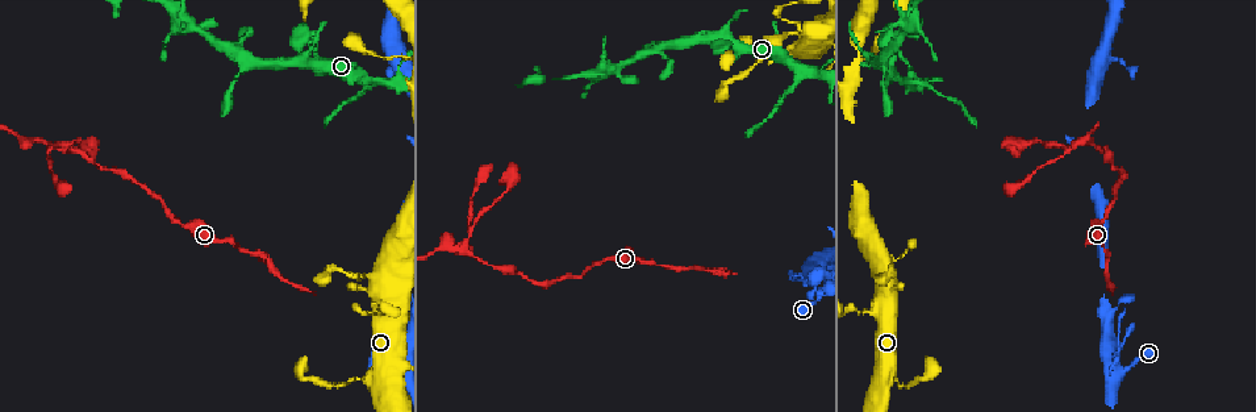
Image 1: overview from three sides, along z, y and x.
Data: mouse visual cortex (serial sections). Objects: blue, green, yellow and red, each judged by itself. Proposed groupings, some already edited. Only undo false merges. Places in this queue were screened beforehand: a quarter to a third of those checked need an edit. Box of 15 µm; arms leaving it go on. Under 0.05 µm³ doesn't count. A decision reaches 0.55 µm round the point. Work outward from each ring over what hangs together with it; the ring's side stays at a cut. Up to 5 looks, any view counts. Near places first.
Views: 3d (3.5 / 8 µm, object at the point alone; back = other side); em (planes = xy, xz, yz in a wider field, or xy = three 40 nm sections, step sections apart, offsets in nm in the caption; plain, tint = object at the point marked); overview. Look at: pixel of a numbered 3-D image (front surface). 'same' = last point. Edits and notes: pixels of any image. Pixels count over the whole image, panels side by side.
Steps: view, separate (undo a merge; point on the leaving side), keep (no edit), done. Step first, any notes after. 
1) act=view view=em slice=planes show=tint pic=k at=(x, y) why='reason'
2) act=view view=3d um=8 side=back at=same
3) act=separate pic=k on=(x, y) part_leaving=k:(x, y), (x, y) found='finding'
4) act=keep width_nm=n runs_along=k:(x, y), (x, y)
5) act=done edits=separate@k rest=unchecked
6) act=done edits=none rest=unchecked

act=view view=3d um=3.5 pic=1 at=(1114, 354)

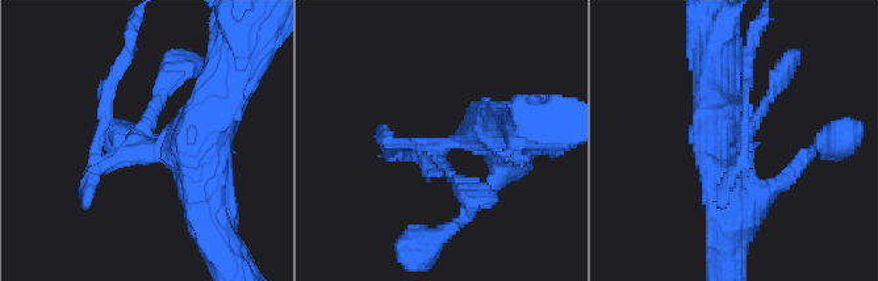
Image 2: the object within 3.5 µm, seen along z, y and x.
act=view view=em slice=xy step=5 show=tint pic=2 at=(146, 151)

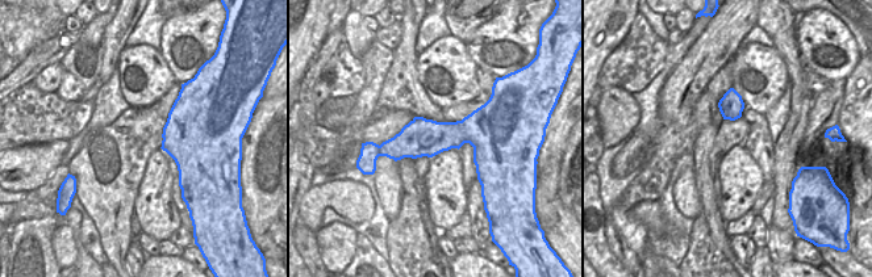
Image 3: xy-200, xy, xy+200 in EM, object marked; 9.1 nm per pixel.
act=separate pic=2 on=(86, 200) part_leaving=2:(115, 162), (93, 146), (126, 57) found='two cells meet here'

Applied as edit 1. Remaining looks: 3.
act=view view=overview why='see it whole again'

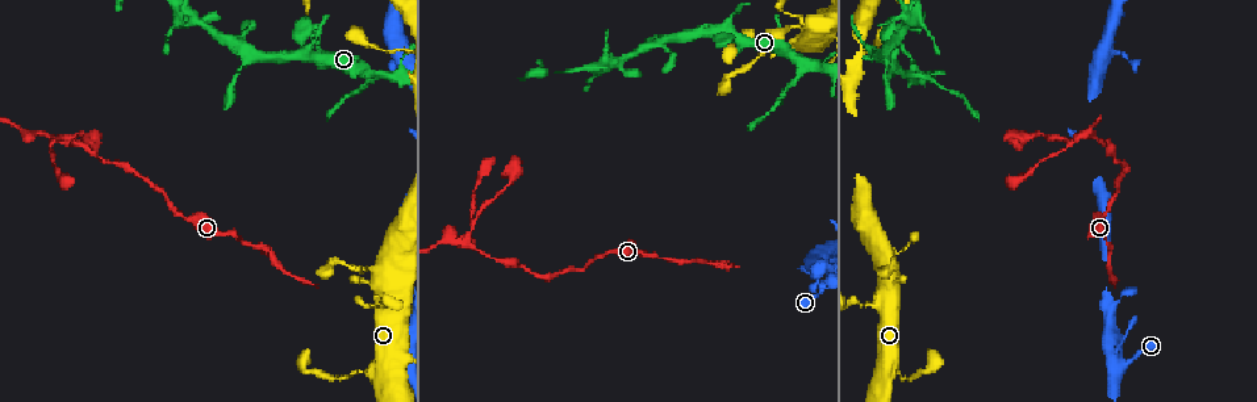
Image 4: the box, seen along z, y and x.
act=view view=3d um=3.5 pic=4 at=(55, 141) why='three-way junction'

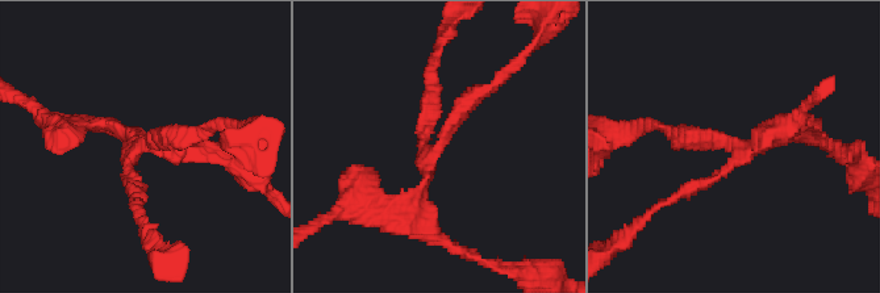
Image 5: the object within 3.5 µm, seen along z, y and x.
act=keep runs_along=5:(436, 237), (422, 206), (426, 163), (483, 92) found='one cell here'

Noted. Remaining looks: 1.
act=done edits=separate@2 rest=unchecked

